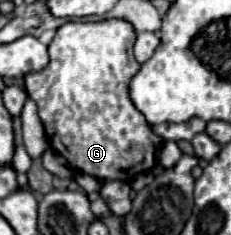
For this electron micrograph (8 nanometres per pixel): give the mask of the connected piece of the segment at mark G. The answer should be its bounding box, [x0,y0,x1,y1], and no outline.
[25,18,163,182]

